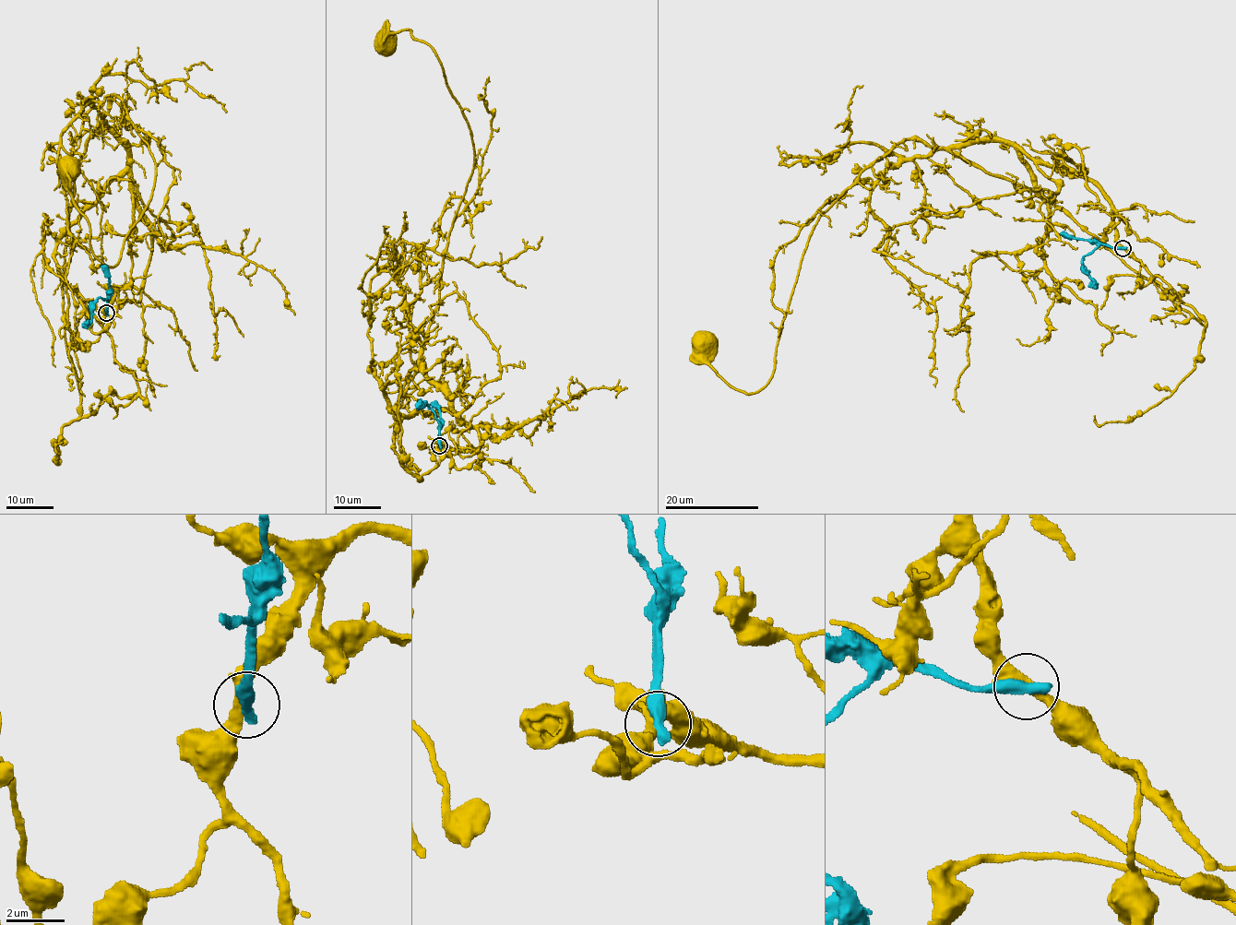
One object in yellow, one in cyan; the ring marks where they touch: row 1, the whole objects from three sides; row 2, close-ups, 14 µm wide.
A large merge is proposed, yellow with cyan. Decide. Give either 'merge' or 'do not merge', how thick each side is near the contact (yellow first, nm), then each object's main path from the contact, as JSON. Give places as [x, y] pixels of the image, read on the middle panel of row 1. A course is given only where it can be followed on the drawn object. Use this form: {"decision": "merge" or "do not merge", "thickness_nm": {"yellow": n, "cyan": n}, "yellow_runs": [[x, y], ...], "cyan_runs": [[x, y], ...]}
{"decision": "do not merge", "thickness_nm": {"yellow": 360, "cyan": 550}, "yellow_runs": [[438, 445], [480, 445], [421, 358], [474, 151], [433, 50], [410, 29], [387, 31], [386, 46]], "cyan_runs": [[440, 445], [439, 427], [431, 408], [426, 402], [416, 406]]}

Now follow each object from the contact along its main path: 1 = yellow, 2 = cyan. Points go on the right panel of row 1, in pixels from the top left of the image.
1: (1123, 248), (1111, 203), (1085, 179), (1006, 143), (908, 139), (821, 215), (762, 389), (718, 373), (704, 337)
2: (1123, 248), (1099, 244), (1083, 257), (1082, 268), (1096, 289)

